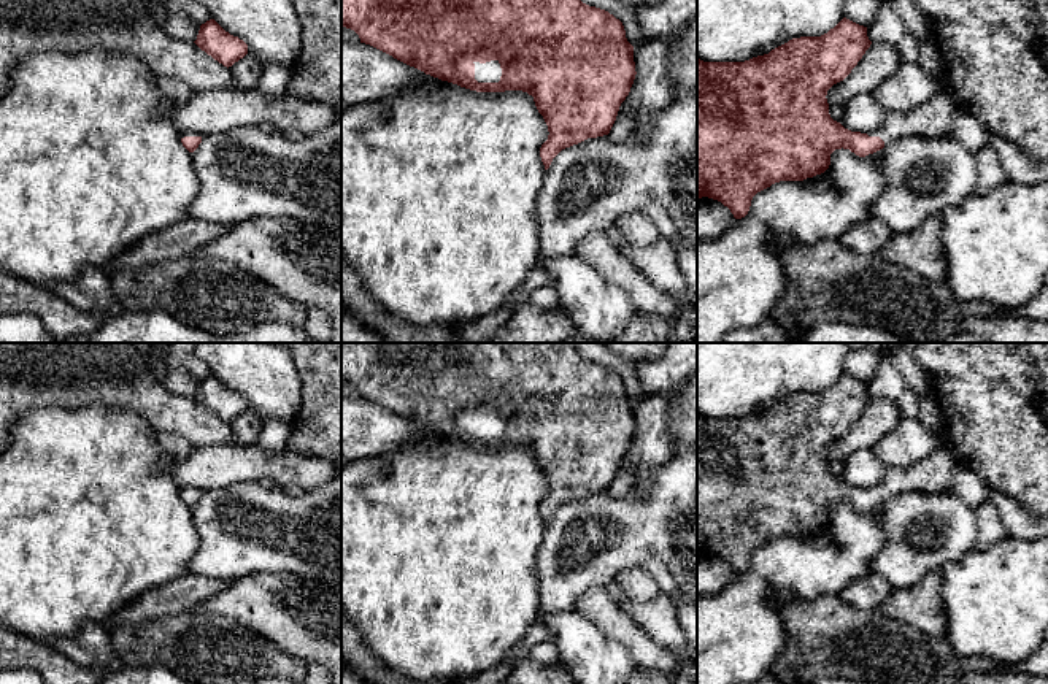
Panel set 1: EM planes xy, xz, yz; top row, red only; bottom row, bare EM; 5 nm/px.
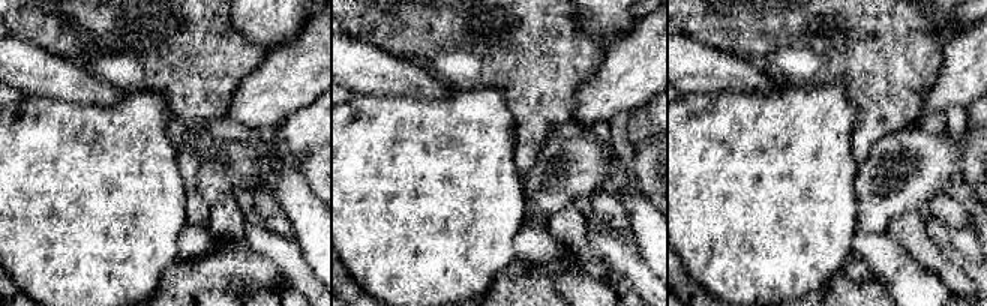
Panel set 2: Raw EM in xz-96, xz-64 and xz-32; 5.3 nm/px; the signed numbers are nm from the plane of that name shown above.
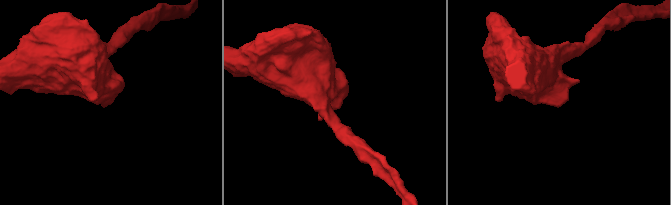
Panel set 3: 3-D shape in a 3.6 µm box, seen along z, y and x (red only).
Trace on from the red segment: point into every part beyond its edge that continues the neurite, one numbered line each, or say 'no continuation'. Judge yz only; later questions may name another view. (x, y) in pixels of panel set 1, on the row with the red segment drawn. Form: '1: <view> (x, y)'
no continuation

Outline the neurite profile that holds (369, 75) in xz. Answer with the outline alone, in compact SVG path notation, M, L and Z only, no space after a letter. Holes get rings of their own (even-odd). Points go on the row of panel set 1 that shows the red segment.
M341 41L341 98L349 106L391 98L418 86L437 89L440 79L370 44Z

